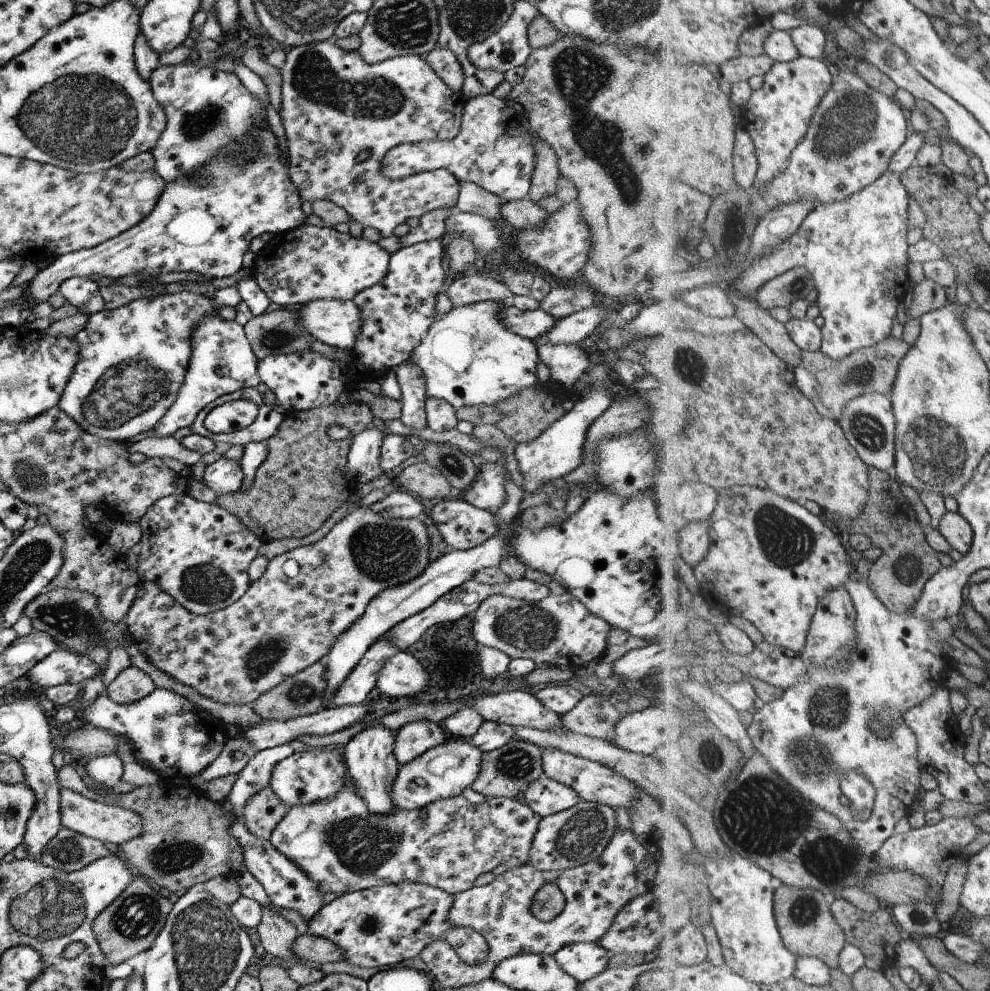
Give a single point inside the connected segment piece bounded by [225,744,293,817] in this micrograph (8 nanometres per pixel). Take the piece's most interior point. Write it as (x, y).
(255, 774)

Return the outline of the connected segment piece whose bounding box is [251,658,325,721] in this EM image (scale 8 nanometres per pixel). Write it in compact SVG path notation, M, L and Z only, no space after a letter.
M325 658L304 668L293 676L283 679L265 694L259 695L252 704L252 711L261 719L287 720L301 715L310 715L321 709L322 694L325 688Z

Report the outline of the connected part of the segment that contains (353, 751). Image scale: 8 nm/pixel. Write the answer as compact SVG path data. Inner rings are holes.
M373 721L341 747L346 772L356 786L355 794L364 800L370 814L390 813L395 810L388 794L399 765L392 751L393 741L393 732L378 721Z

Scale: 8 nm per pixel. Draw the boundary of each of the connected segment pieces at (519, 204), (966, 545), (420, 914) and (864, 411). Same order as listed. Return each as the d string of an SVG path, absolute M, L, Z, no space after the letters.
M527 198L503 201L498 206L498 211L501 218L505 222L509 222L515 230L542 225L544 218L548 215L543 209Z
M949 511L938 523L939 530L951 543L954 552L966 555L974 541L971 523L959 512Z
M400 882L397 884L383 885L378 887L369 887L368 889L363 889L360 891L353 891L350 893L345 893L339 895L335 899L331 900L327 904L324 904L319 910L306 922L307 934L311 933L313 936L318 936L324 939L329 939L338 949L342 950L342 956L349 964L353 966L361 966L361 968L385 968L385 966L393 966L393 964L399 964L407 958L413 958L413 956L419 956L421 950L429 942L441 939L446 940L453 948L457 956L468 965L478 965L481 964L488 957L488 946L486 940L481 936L473 927L454 927L447 922L448 908L451 906L453 897L438 888L431 888L429 885L424 885L423 883L408 883Z
M878 392L858 396L847 404L843 417L837 421L867 465L893 471L898 422L891 396Z

